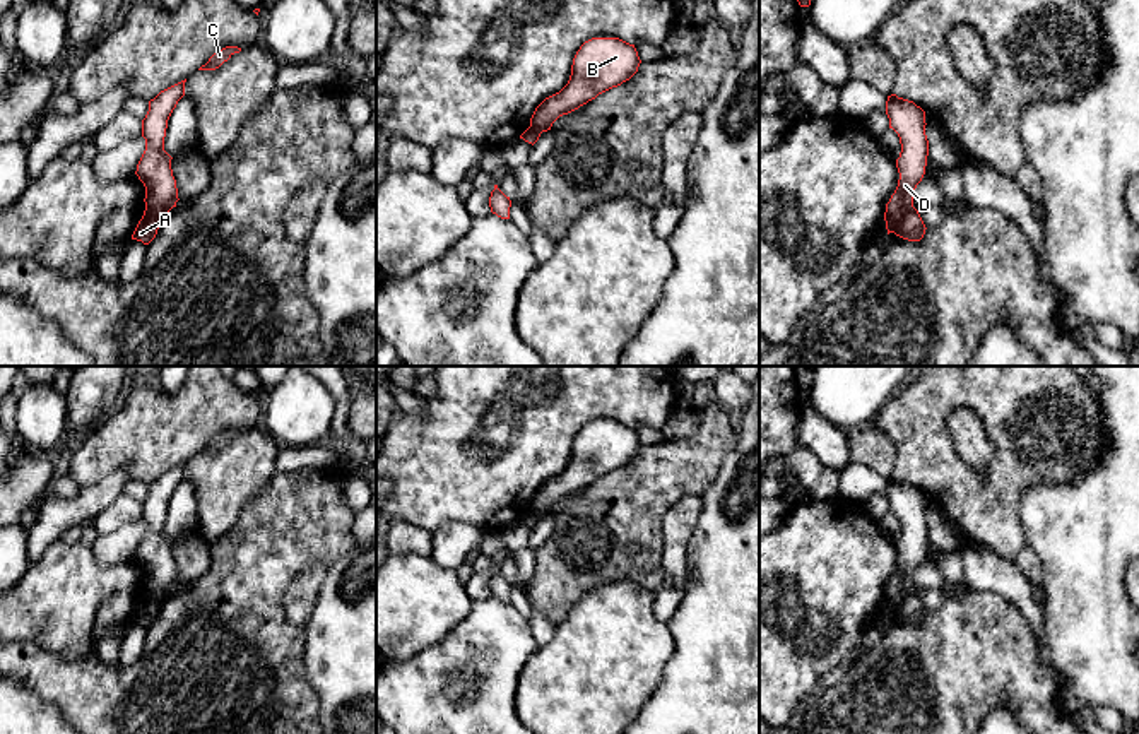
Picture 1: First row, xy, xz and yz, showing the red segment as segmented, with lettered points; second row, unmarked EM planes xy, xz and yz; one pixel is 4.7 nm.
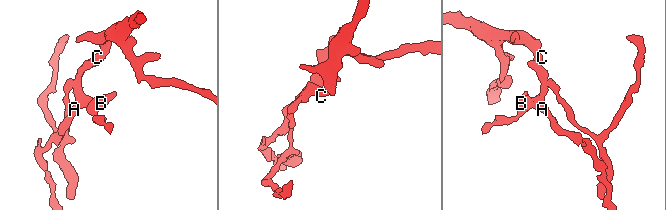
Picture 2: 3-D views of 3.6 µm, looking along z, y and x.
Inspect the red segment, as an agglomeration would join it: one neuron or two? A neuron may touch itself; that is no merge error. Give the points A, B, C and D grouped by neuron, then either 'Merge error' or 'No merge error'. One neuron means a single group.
Groups: A / B C D. Merge error

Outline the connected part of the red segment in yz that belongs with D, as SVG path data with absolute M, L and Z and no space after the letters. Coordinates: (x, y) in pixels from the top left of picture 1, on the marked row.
M888 96L886 115L901 144L896 168L900 173L898 186L886 204L884 221L888 234L894 233L906 210L913 209L913 192L922 181L929 156L925 135L925 111L913 101Z

